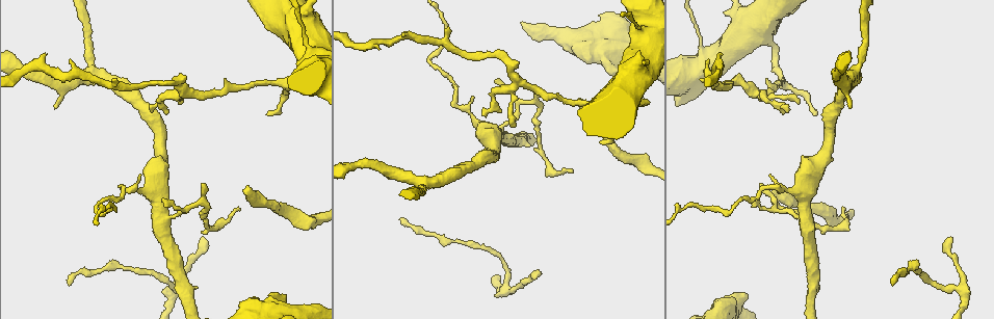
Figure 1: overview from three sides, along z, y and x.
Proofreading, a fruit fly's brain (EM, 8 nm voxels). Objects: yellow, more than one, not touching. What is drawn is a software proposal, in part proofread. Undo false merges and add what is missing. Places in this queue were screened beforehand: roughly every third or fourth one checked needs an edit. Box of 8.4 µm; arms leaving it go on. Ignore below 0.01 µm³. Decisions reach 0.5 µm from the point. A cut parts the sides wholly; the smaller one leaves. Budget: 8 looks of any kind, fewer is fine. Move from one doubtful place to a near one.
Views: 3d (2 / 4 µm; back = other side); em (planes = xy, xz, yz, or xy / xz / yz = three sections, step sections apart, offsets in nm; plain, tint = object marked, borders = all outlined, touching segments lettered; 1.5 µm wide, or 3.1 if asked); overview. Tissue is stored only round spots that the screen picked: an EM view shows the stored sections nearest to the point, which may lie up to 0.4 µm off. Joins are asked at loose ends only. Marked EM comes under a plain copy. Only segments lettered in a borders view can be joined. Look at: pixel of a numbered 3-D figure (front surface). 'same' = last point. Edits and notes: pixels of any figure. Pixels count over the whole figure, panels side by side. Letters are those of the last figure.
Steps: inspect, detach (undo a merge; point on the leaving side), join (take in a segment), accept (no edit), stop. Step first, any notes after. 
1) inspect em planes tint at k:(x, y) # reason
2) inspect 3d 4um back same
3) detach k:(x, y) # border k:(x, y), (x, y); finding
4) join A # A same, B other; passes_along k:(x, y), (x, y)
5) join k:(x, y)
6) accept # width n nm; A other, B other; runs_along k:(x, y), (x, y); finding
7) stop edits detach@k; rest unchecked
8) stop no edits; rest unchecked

inspect 3d 2um at 1:(178, 102) # branch stops here

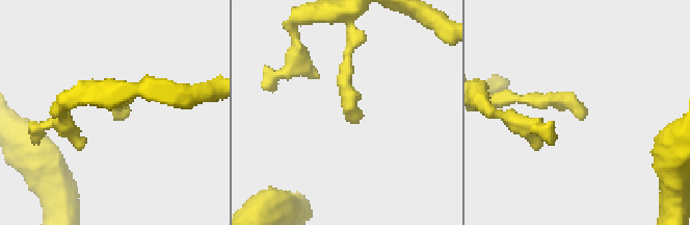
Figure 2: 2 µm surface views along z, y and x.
inspect em planes borders at 2:(346, 116) # now the EM

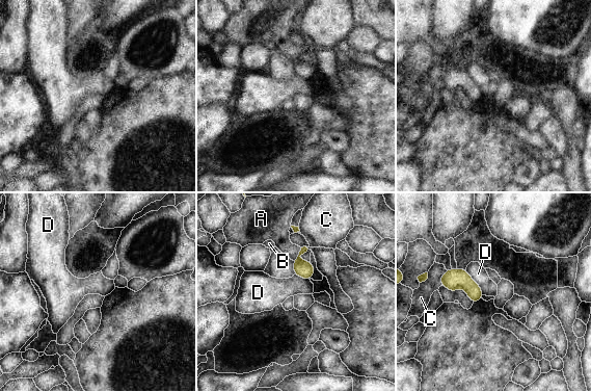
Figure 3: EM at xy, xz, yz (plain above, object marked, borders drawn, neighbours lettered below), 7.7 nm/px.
accept # A other, B other, C other, D other; border 3:(465, 269), (483, 294); no lettered segment goes on from it

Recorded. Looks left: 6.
inspect em yz step 4 borders at 1:(247, 185) # branch stops here

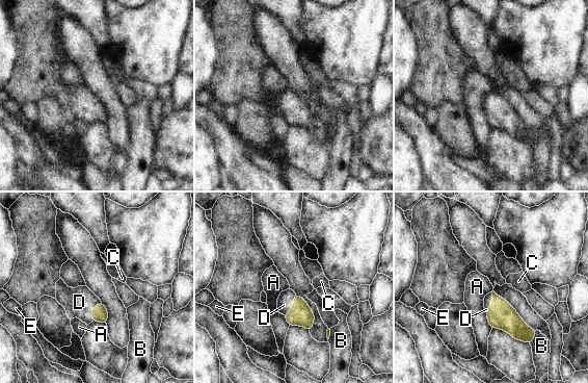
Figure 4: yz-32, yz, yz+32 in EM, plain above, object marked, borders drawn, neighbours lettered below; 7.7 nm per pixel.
join D # A other, B other, C other, D same, E other; it goes on there

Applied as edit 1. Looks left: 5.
inspect overview

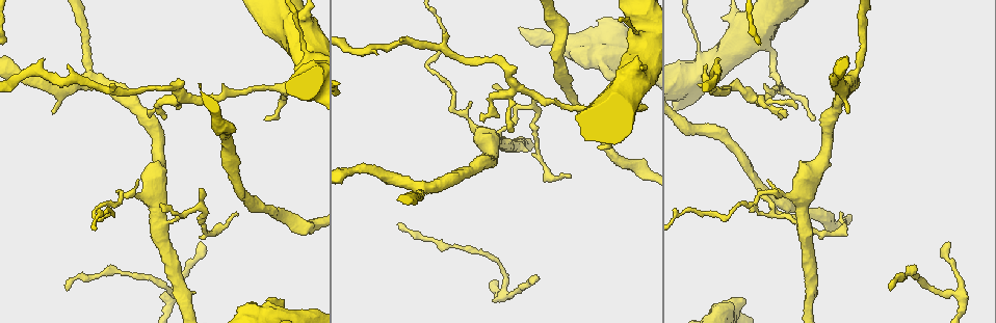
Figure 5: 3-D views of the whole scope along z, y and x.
inspect 3d 4um at 5:(273, 306) # thick turns thin

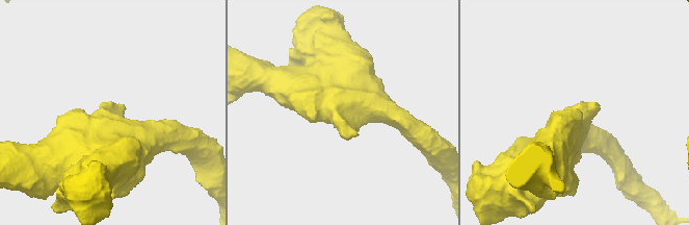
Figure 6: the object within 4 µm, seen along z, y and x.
inspect em planes tint at 6:(587, 113)

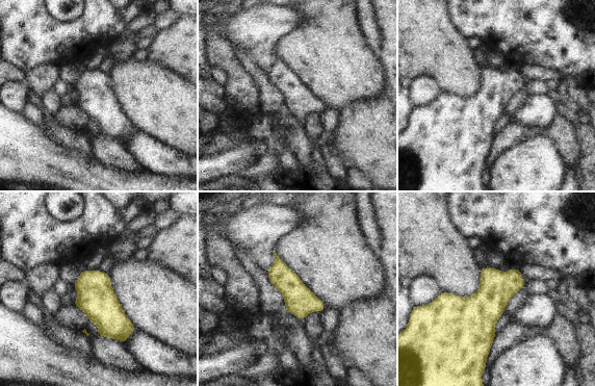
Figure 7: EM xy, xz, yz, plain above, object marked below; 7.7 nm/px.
inspect em planes borders same # what lies round it

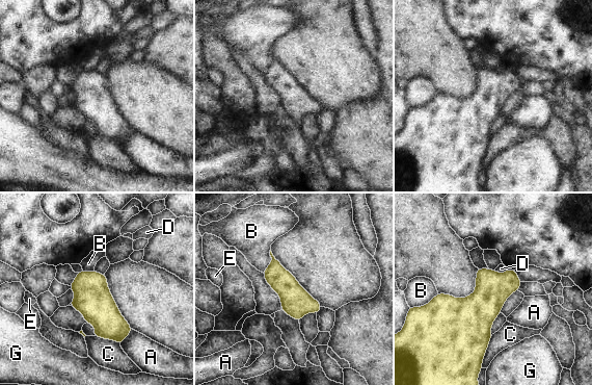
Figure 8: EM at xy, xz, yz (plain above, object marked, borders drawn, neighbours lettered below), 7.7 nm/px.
accept # width 240 nm; A other, B other, C other, D other, E other, G other; border 8:(507, 268), (502, 273), (493, 270); continuous, no second cell

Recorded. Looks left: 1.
stop edits join@4; rest unchecked

